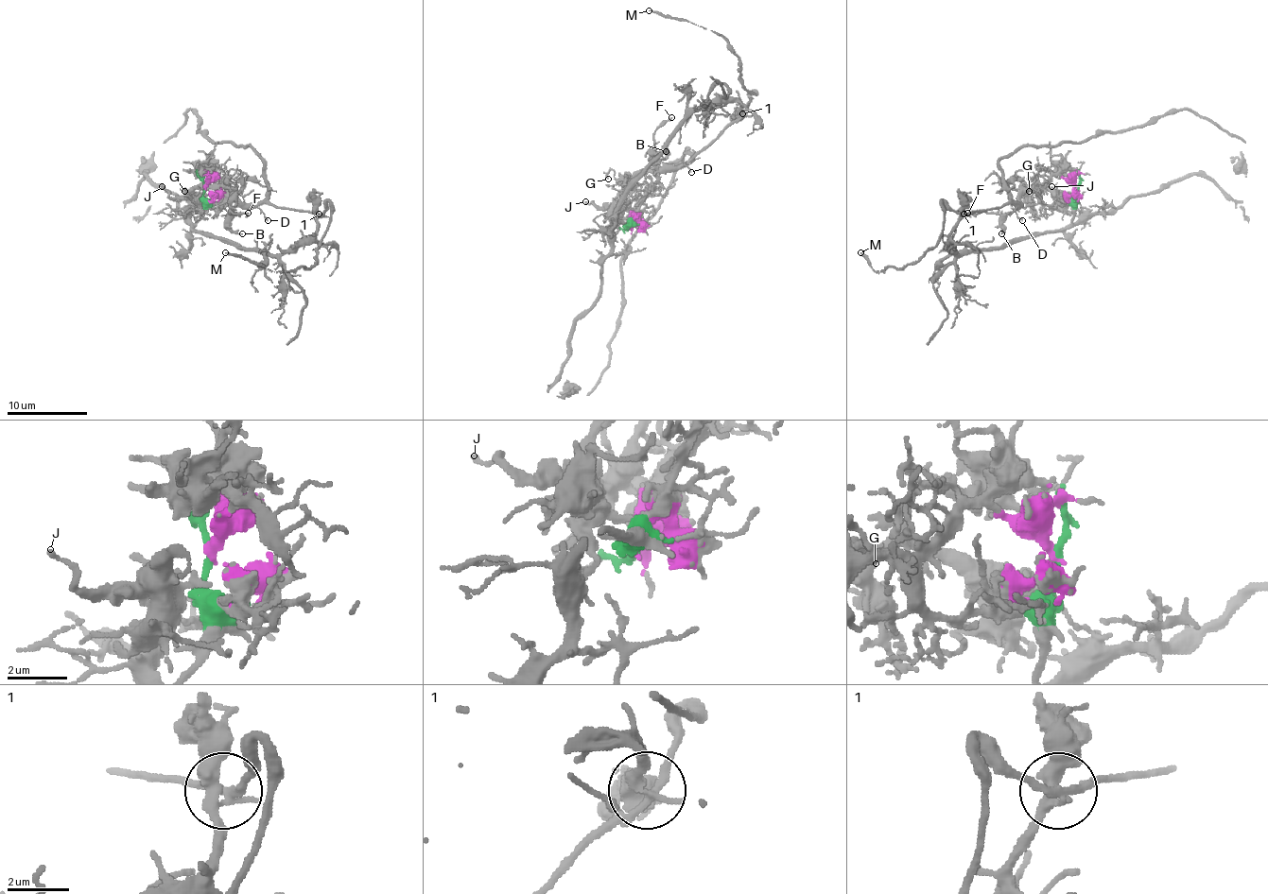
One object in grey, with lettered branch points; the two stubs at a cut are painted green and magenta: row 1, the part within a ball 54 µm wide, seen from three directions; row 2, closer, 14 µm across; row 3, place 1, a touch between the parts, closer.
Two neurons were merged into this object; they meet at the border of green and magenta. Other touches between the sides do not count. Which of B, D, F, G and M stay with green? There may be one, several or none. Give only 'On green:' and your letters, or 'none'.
On green: none

